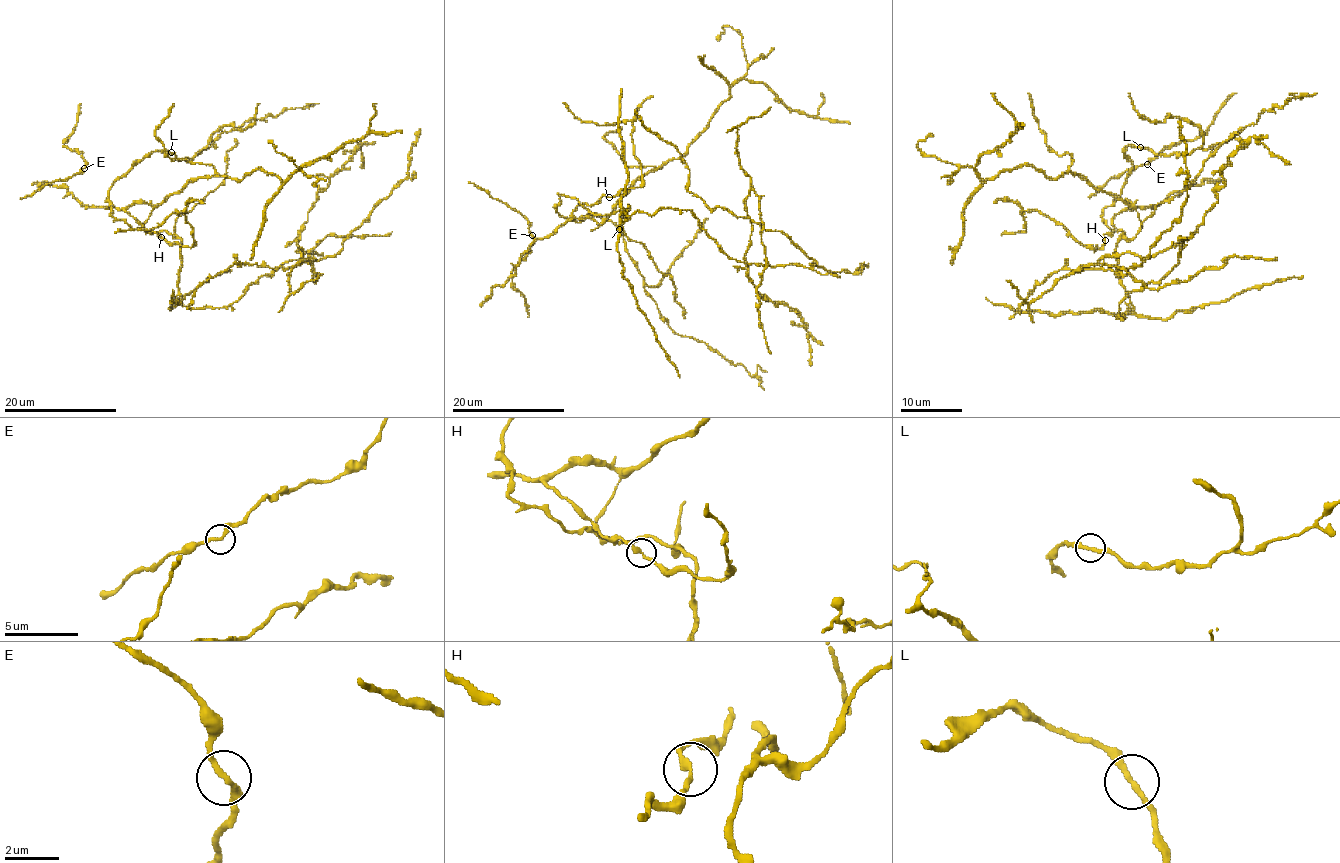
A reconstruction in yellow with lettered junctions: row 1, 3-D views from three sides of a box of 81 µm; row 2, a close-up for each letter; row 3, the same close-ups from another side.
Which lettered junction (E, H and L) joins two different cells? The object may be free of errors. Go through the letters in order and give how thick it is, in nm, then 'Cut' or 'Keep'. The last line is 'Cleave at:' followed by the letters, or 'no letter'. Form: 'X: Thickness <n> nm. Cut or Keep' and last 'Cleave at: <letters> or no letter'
E: Thickness 220 nm. Keep
H: Thickness 220 nm. Keep
L: Thickness 240 nm. Keep
Cleave at: no letter

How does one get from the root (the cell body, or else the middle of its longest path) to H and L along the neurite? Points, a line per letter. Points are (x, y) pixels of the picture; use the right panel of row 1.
H: (1117, 316), (1125, 317), (1120, 319), (1130, 302), (1114, 254), (1125, 234), (1114, 228), (1105, 240)
L: (1117, 316), (1125, 317), (1130, 302), (1114, 254), (1125, 234), (1102, 217), (1133, 166), (1125, 149), (1140, 147)

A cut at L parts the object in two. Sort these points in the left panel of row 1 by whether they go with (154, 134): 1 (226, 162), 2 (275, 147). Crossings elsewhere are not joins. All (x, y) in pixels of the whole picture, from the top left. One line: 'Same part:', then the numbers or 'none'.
Same part: 1, 2

